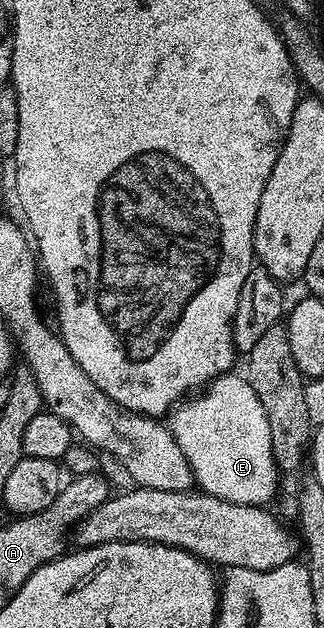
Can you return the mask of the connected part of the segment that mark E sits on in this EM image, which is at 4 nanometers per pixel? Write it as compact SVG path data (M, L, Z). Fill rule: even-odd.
M230 372L213 379L196 396L182 401L172 411L172 418L173 438L191 464L194 483L204 493L231 504L259 507L276 496L279 471L272 456L271 432L266 413L245 376Z

